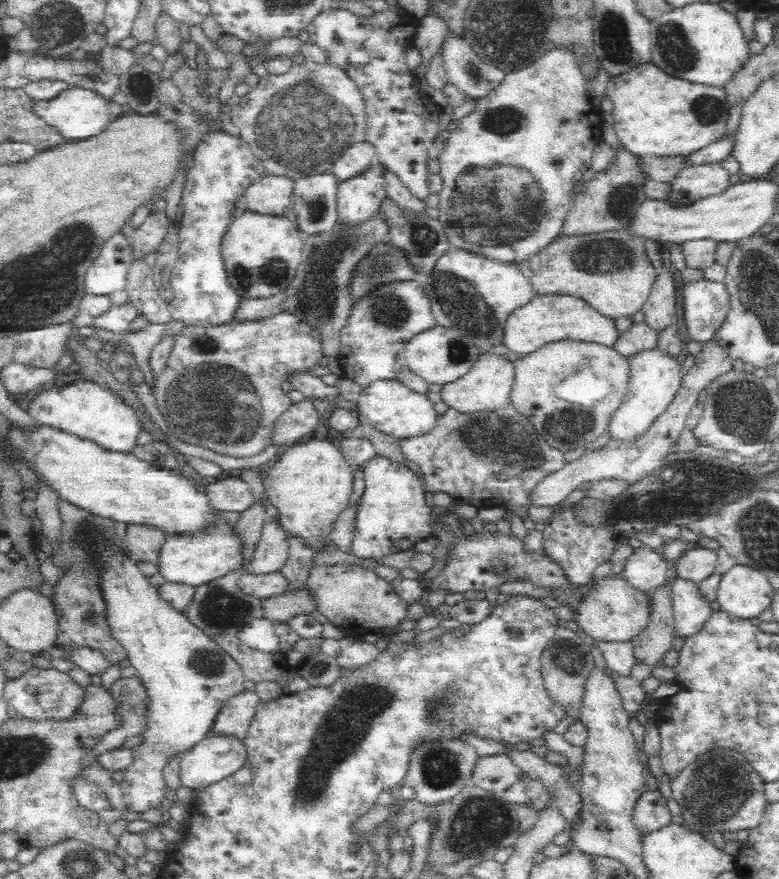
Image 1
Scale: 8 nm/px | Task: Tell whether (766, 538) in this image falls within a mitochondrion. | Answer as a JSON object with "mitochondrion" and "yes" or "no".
{"mitochondrion":"yes"}

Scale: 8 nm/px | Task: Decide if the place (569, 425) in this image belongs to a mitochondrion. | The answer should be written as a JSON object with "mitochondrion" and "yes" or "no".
{"mitochondrion":"yes"}

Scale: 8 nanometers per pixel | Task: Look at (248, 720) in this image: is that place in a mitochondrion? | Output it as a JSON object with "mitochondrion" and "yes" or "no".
{"mitochondrion":"no"}

